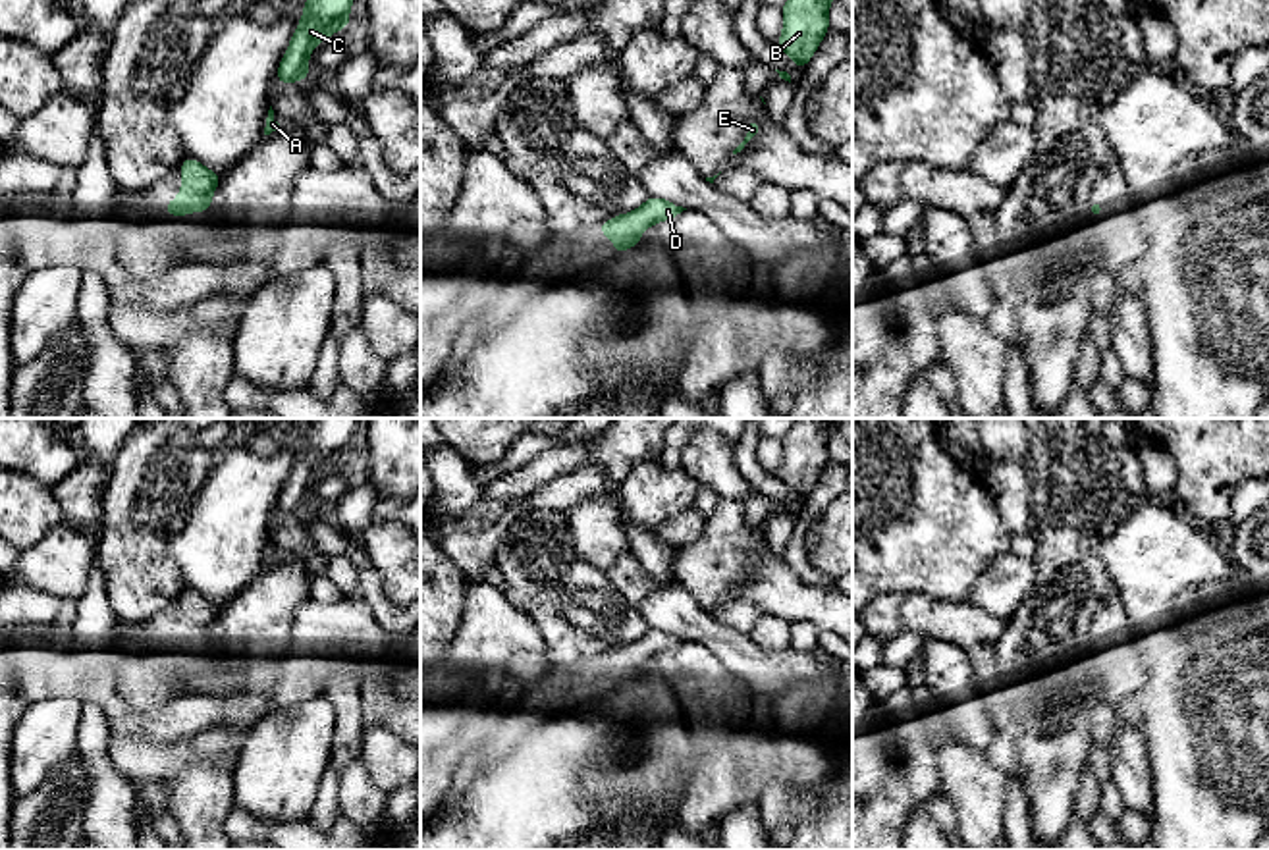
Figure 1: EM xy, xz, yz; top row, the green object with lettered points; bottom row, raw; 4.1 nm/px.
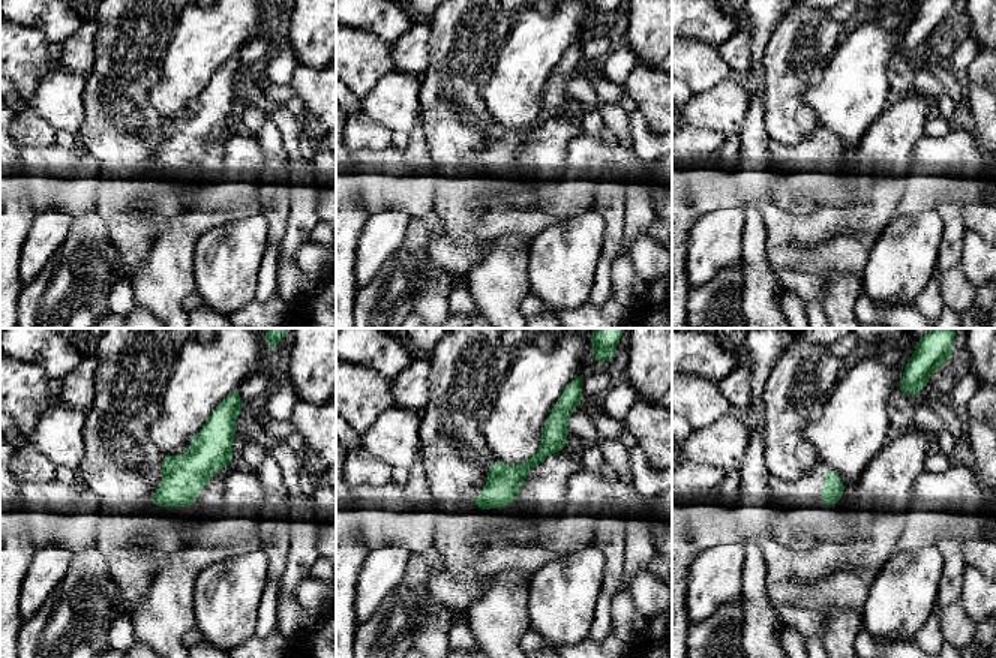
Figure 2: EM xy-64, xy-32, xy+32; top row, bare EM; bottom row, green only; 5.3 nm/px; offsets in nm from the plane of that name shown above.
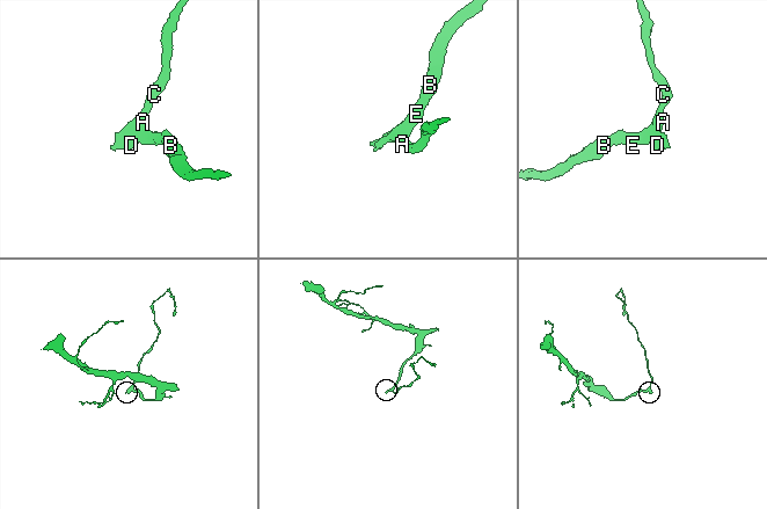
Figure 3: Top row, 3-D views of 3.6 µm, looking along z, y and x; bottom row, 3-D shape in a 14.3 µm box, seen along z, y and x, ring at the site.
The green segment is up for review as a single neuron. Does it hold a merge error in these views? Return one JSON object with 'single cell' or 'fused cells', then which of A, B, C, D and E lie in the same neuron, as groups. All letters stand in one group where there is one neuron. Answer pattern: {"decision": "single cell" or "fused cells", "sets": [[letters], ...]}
{"decision": "single cell", "sets": [["A", "B", "C", "D", "E"]]}

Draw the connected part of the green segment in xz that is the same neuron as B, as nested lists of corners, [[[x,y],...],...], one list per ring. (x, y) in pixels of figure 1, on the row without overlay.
[[[795,418],[783,436],[783,465],[777,478],[804,501],[829,461],[829,436],[837,418]]]

